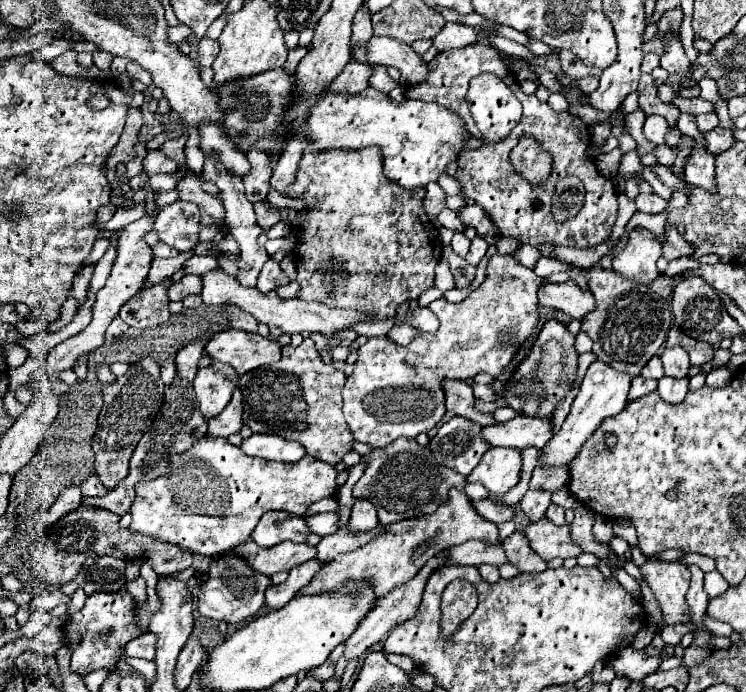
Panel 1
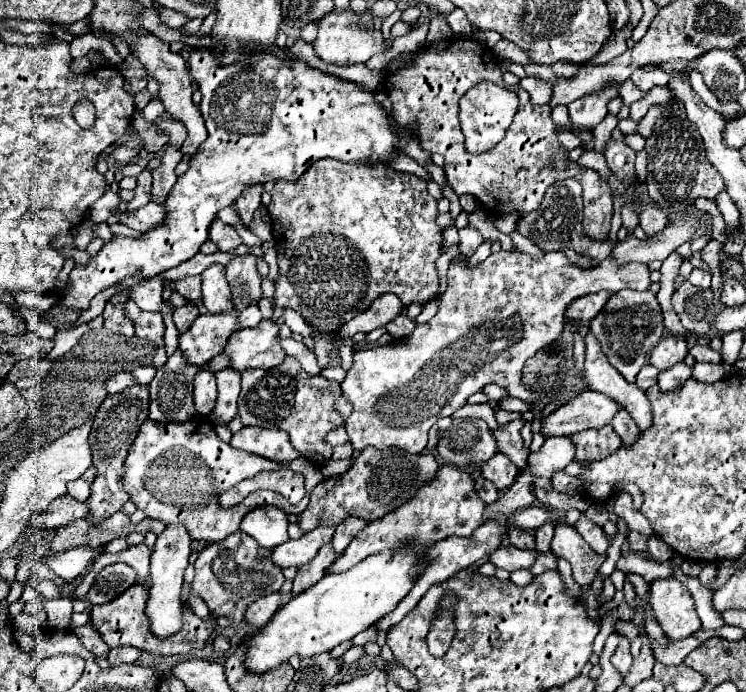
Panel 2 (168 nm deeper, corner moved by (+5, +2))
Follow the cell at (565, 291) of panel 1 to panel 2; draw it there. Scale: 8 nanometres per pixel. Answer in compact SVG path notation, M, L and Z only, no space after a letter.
M591 293L591 295L577 297L575 301L569 303L569 307L565 311L565 317L571 319L571 321L583 319L583 323L589 323L603 309L609 295L611 293Z

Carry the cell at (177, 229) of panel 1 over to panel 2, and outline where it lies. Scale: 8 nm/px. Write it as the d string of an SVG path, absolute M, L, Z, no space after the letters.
M147 203L145 207L137 209L131 215L121 215L121 223L129 225L131 229L137 229L141 233L147 233L159 225L163 225L167 219L167 209L163 205L155 205L155 203Z

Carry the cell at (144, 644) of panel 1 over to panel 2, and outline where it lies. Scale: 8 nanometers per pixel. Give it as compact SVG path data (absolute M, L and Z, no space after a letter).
M117 647L117 649L111 649L107 659L111 665L121 665L121 663L135 663L139 657L141 657L141 649Z

